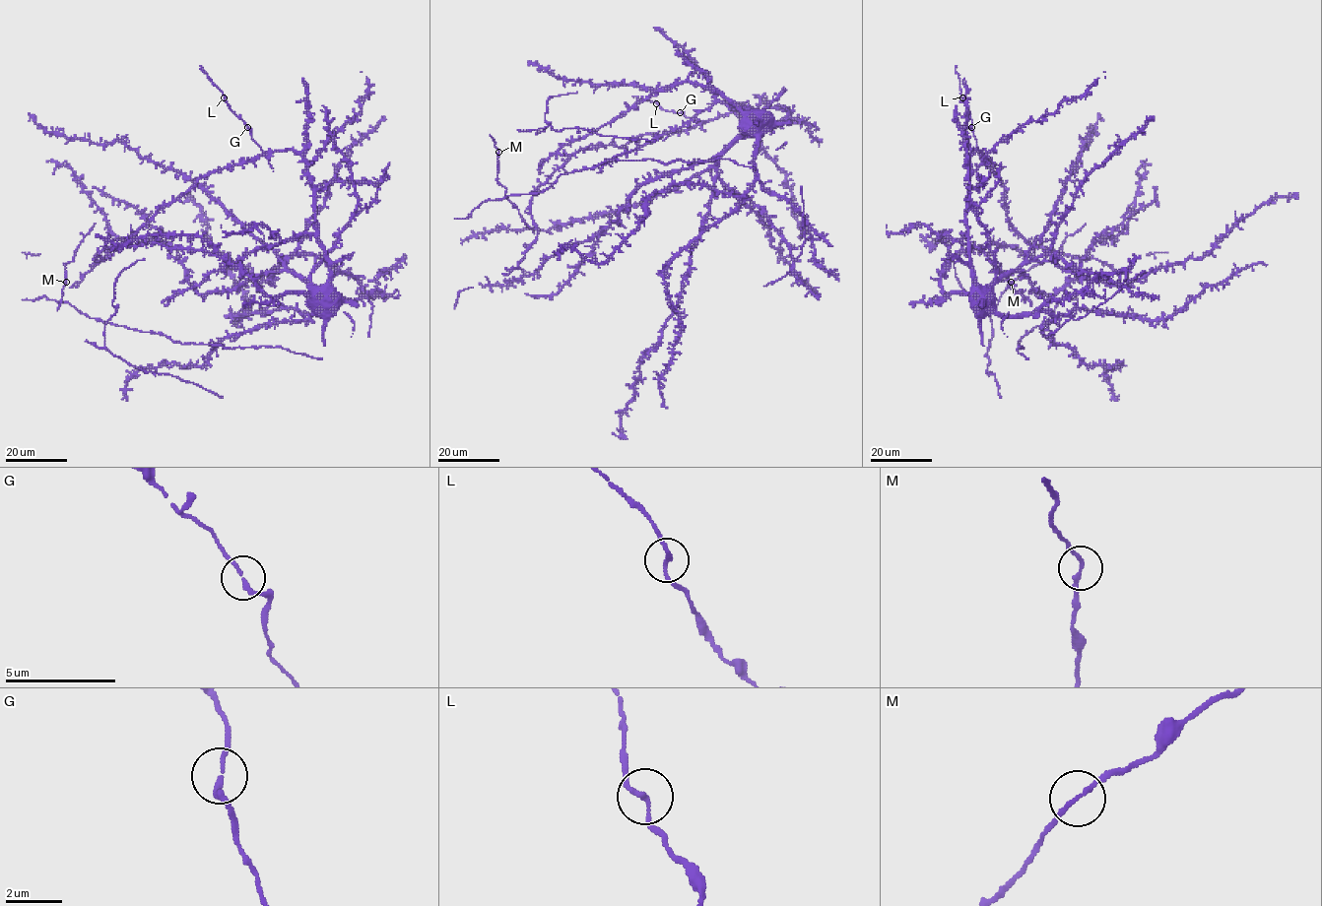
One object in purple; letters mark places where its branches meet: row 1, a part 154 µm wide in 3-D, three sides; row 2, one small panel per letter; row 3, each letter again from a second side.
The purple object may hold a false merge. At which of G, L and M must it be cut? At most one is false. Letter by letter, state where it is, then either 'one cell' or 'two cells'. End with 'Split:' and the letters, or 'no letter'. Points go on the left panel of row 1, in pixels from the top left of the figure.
G: place (247, 127); one cell
L: place (224, 97); one cell
M: place (66, 282); one cell
Split: no letter

